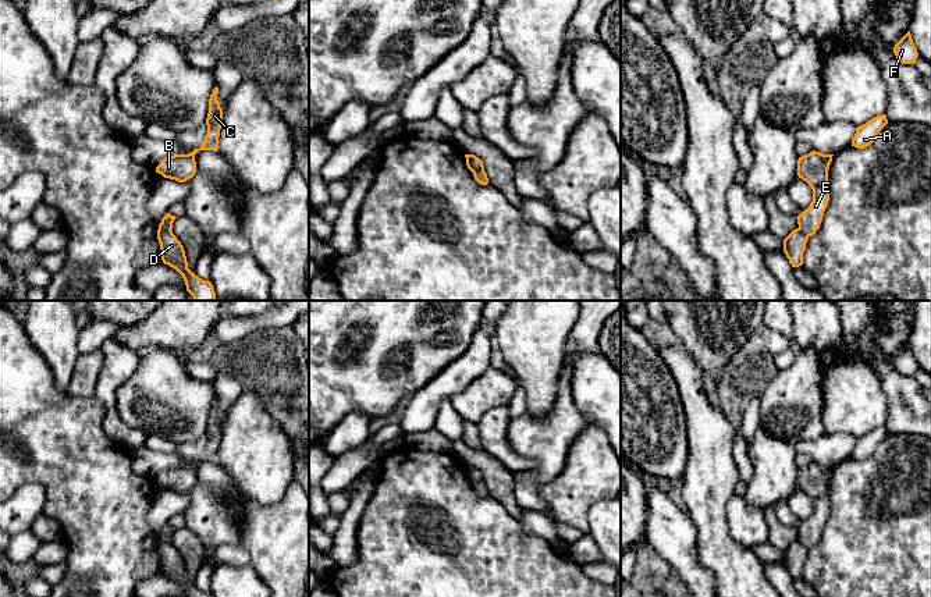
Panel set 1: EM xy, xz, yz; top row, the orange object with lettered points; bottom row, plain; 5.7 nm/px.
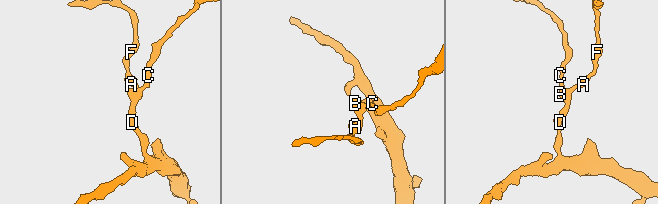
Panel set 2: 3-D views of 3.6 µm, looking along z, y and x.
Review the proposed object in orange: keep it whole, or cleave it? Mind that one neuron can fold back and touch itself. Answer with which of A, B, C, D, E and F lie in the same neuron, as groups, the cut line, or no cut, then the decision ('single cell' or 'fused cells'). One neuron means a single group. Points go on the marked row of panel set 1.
A B C E F / D | xy (159, 226), (170, 231) | fused cells

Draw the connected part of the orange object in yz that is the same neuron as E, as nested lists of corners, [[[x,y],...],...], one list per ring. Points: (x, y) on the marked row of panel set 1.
[[[810,152],[797,160],[797,175],[813,189],[813,202],[796,218],[799,230],[811,237],[820,228],[829,200],[828,168],[834,154]]]

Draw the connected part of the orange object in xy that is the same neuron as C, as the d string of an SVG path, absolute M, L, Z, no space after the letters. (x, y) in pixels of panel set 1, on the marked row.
M216 86L209 99L209 113L206 118L207 134L205 136L203 145L199 149L193 149L188 154L174 154L163 159L156 167L156 173L161 174L164 178L185 182L196 173L195 154L199 150L217 152L220 129L223 125L223 109L217 100L217 93L218 88Z

